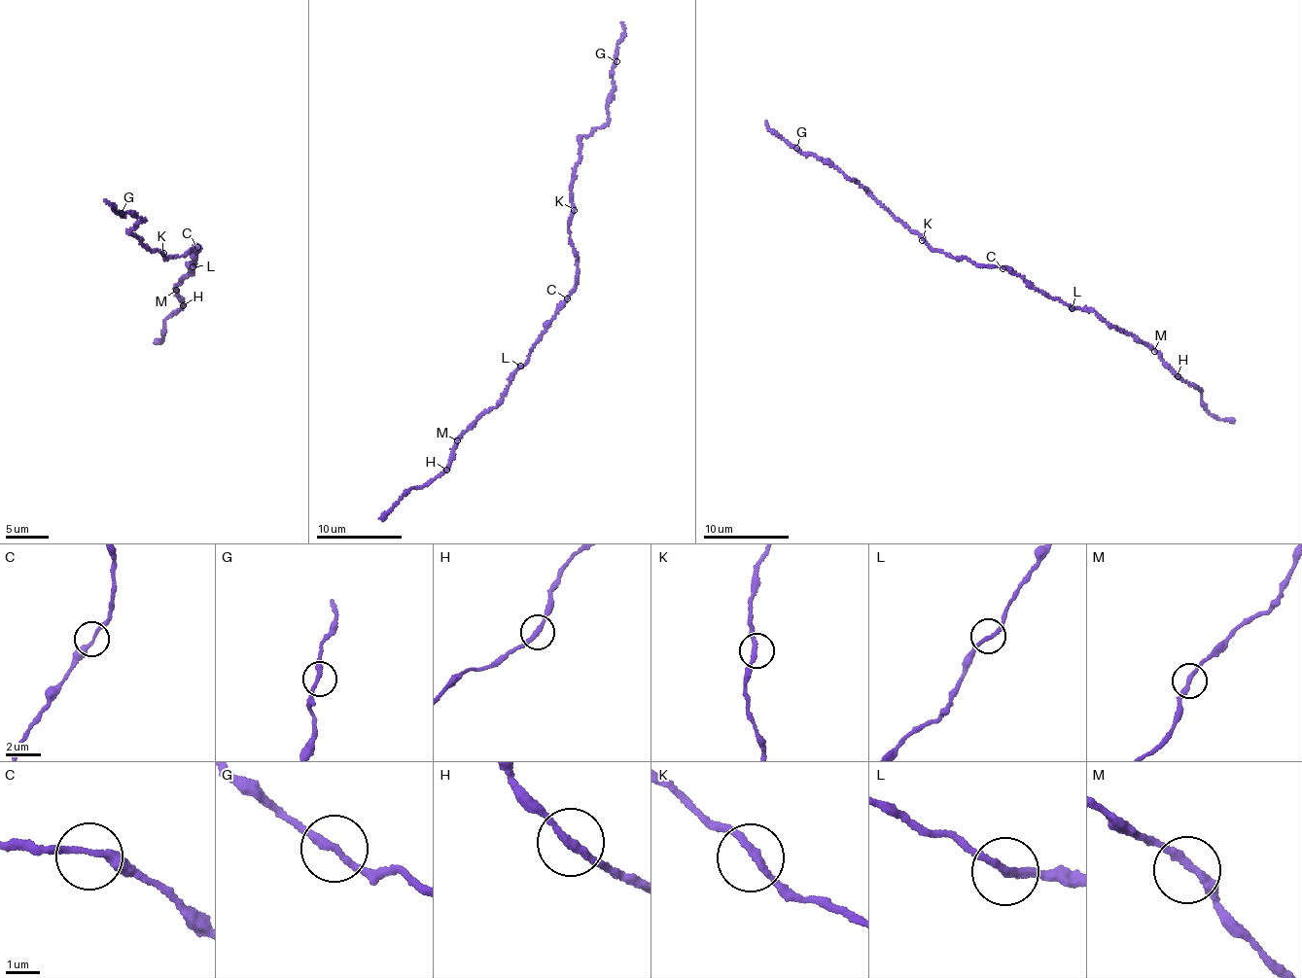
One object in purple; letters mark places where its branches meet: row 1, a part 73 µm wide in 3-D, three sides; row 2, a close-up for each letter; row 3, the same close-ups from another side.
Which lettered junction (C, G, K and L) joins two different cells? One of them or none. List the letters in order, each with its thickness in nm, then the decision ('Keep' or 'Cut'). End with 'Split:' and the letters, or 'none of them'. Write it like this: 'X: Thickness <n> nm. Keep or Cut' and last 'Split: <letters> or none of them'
C: Thickness 240 nm. Keep
G: Thickness 240 nm. Keep
K: Thickness 240 nm. Keep
L: Thickness 240 nm. Keep
Split: none of them

